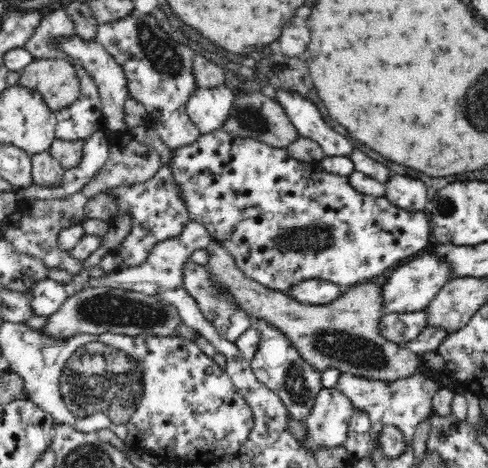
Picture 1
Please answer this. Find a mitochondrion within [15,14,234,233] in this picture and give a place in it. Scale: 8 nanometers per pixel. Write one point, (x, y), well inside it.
(163, 57)

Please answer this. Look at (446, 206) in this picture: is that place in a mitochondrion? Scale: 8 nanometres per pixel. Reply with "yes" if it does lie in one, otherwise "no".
yes

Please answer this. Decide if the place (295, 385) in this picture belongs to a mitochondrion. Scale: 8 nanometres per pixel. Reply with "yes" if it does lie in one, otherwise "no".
yes

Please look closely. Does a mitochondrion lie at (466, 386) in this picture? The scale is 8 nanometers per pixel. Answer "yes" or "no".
no

